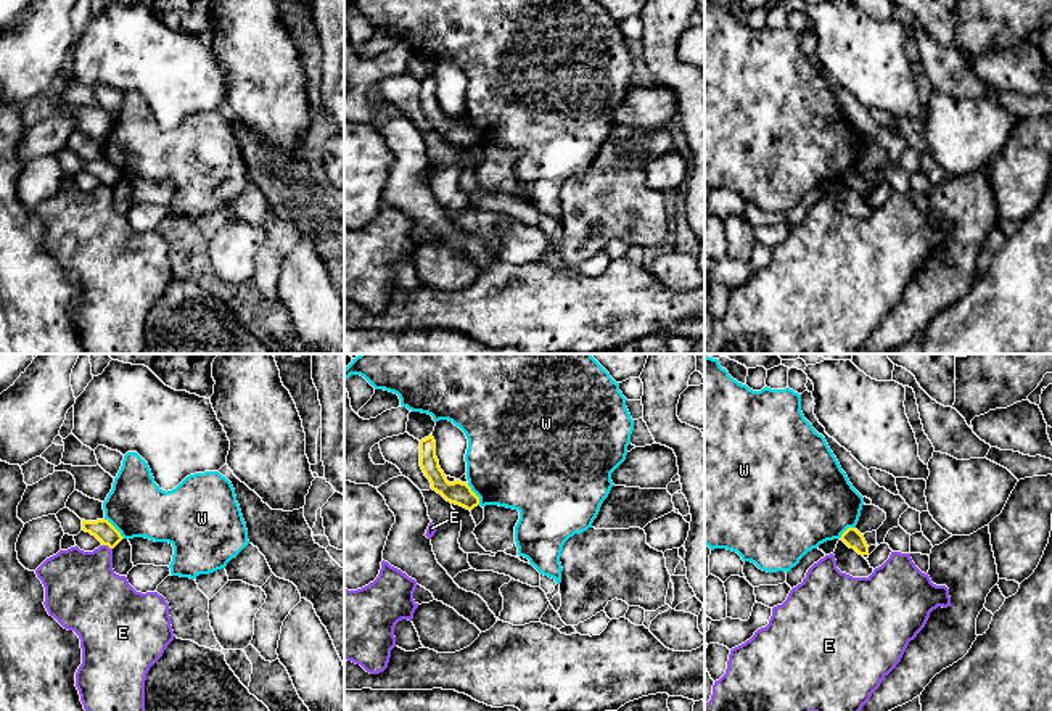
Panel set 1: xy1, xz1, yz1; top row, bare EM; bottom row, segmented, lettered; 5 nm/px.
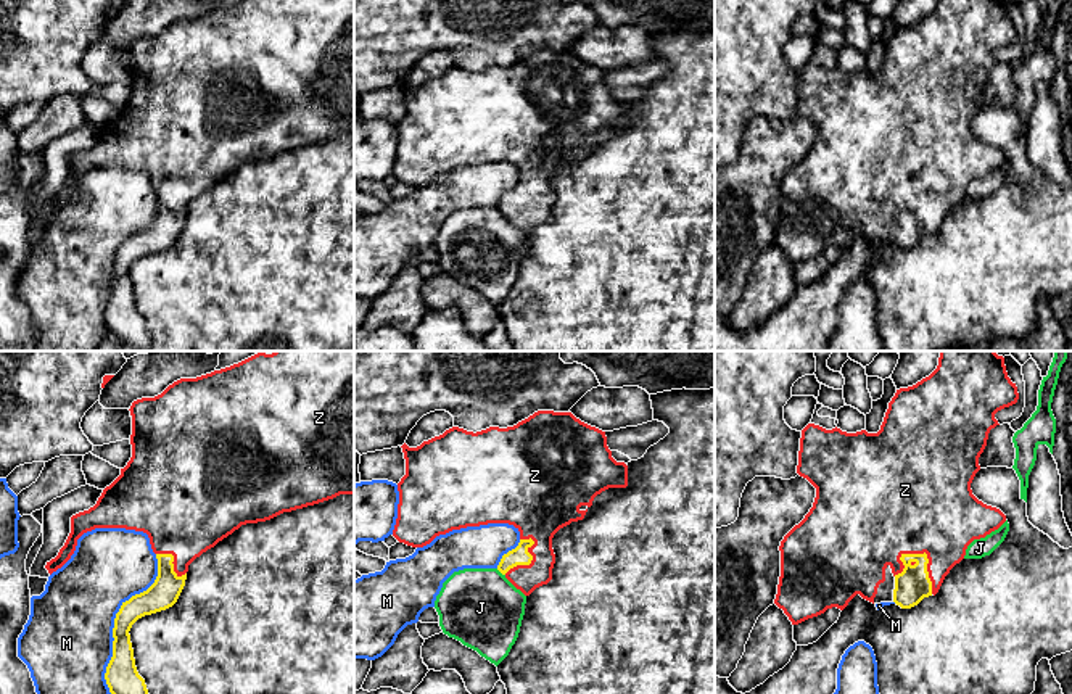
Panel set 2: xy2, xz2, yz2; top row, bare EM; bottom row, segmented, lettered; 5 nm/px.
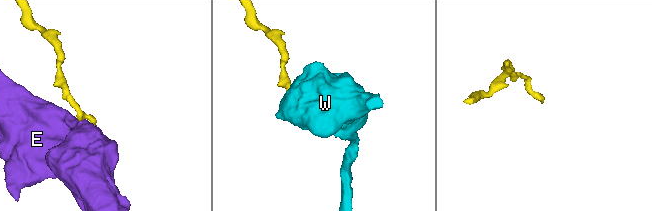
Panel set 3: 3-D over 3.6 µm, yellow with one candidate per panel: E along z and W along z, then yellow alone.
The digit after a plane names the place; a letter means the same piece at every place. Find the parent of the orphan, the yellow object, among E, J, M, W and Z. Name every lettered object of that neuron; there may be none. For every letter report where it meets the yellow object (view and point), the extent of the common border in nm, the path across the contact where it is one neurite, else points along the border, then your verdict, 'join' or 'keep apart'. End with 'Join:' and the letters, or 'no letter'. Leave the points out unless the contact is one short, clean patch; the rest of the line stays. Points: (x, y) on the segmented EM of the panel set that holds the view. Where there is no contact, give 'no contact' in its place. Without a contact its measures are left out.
E: meets yellow in xy1 at (106, 544); contact 60 nm long; border along xy1 (102, 544), (111, 549); keep apart
J: meets yellow in xz2 at (501, 572); contact 60 nm long; keep apart
M: meets yellow in xy2 at (115, 620); contact 750 nm long; keep apart
W: meets yellow in xy1 at (115, 528); contact 150 nm long; keep apart
Z: meets yellow in yz2 at (927, 562); contact 260 nm long; join
Join: Z

